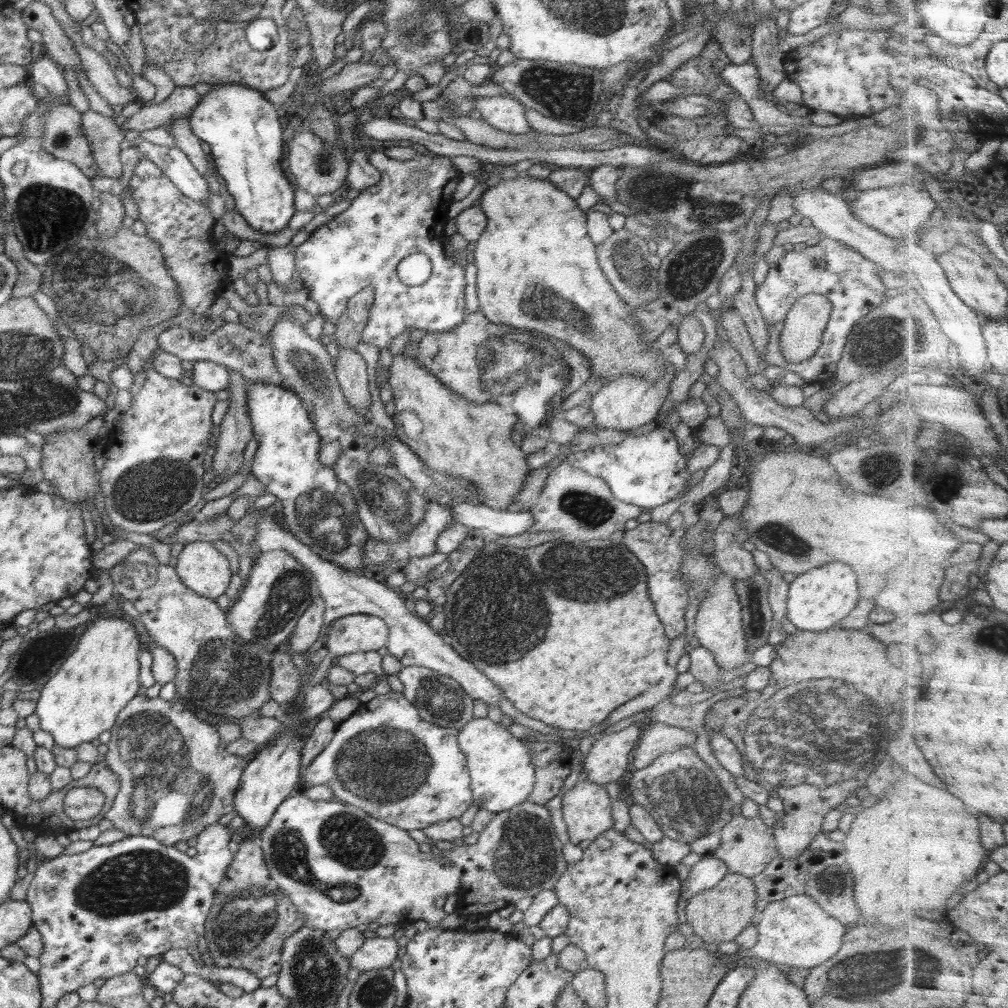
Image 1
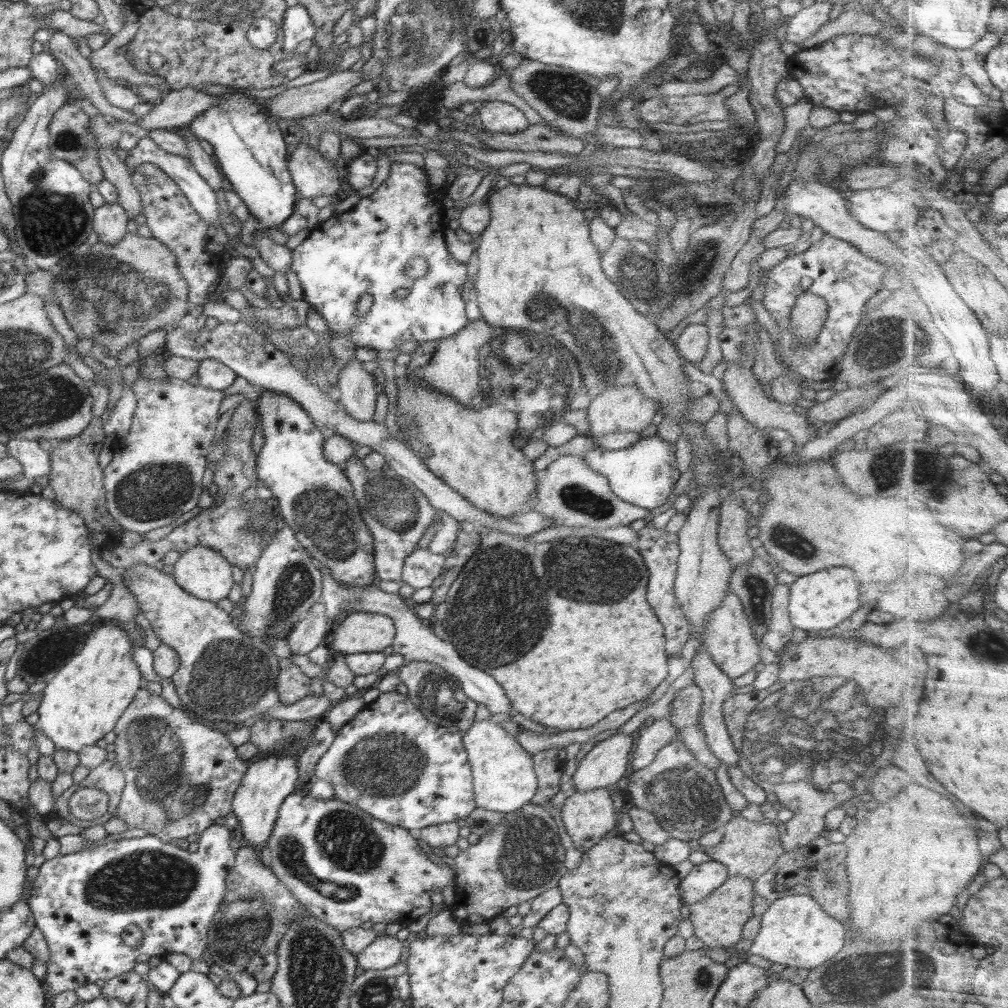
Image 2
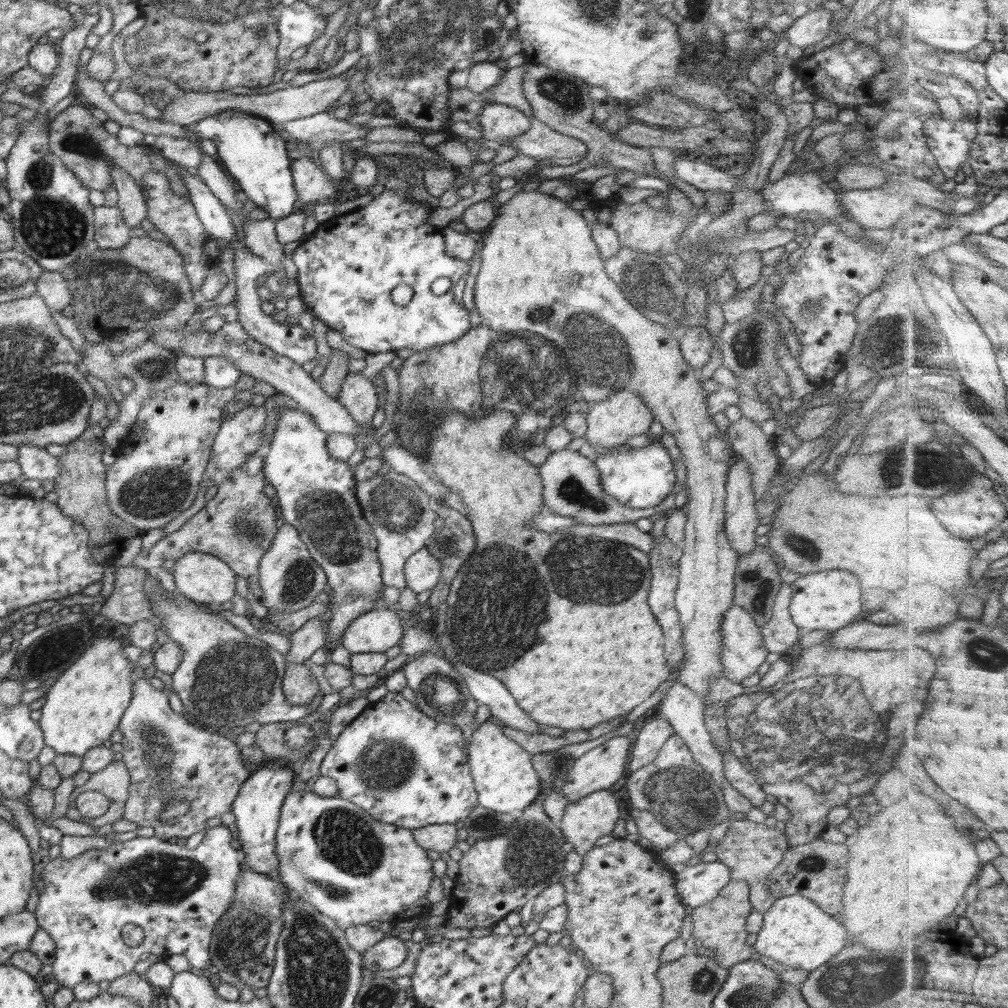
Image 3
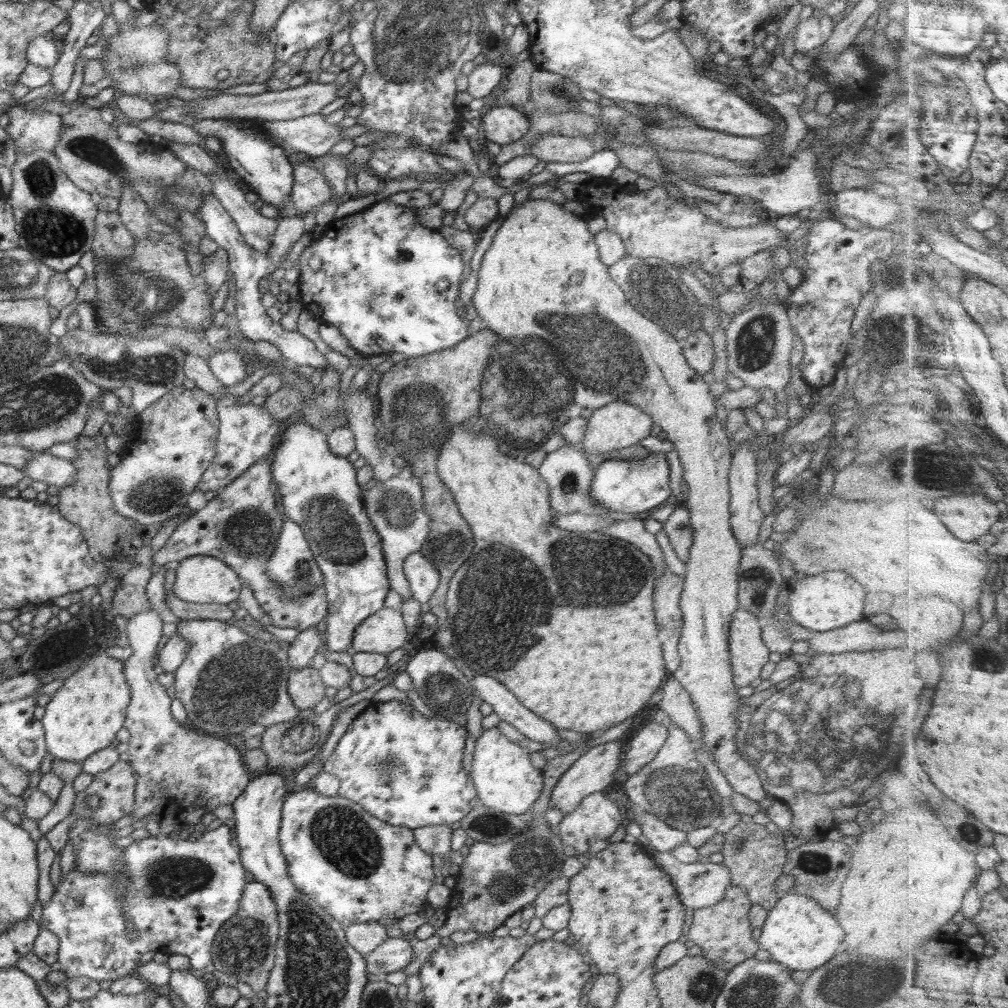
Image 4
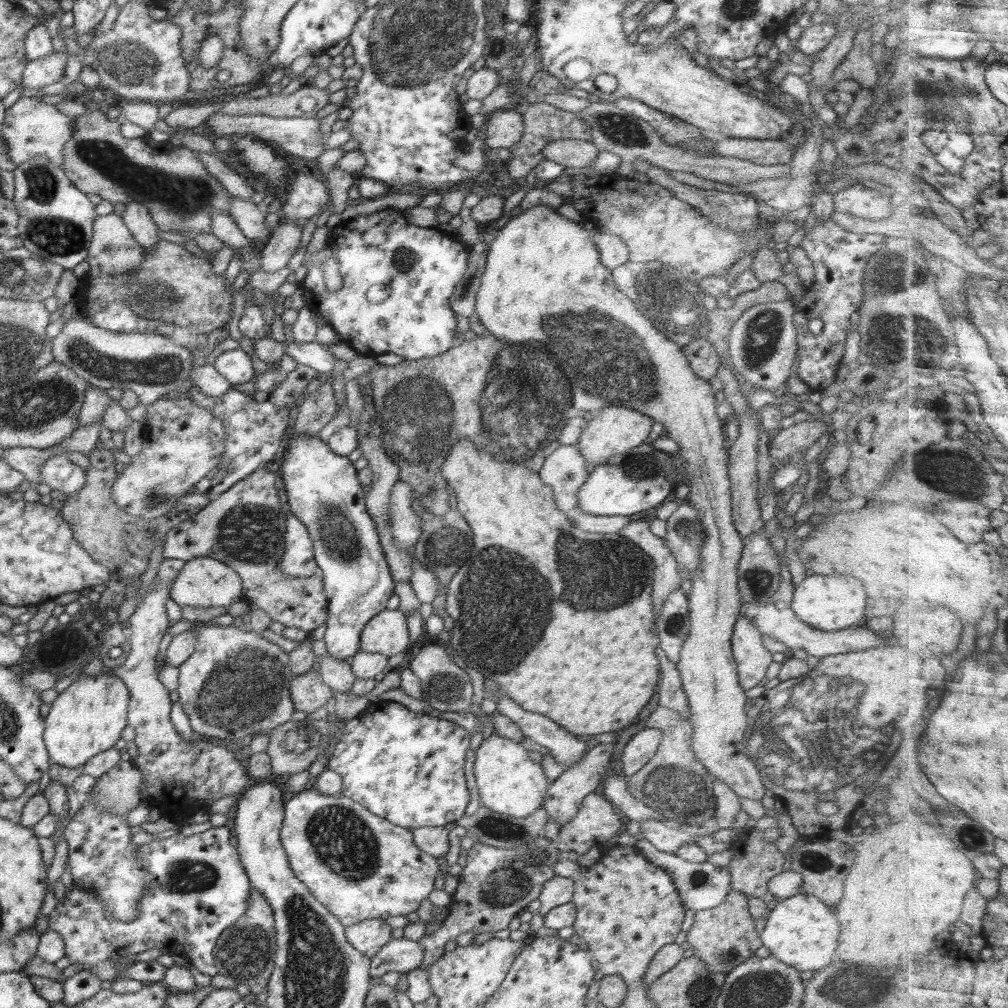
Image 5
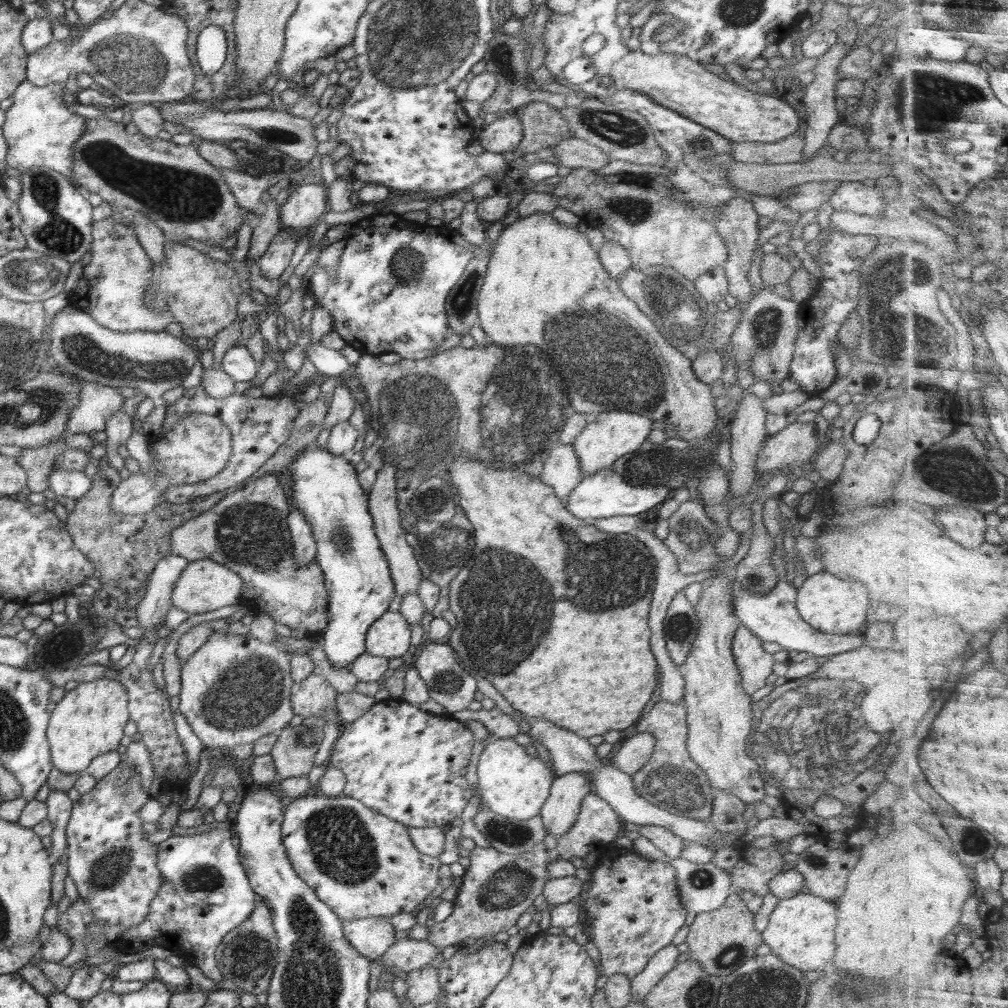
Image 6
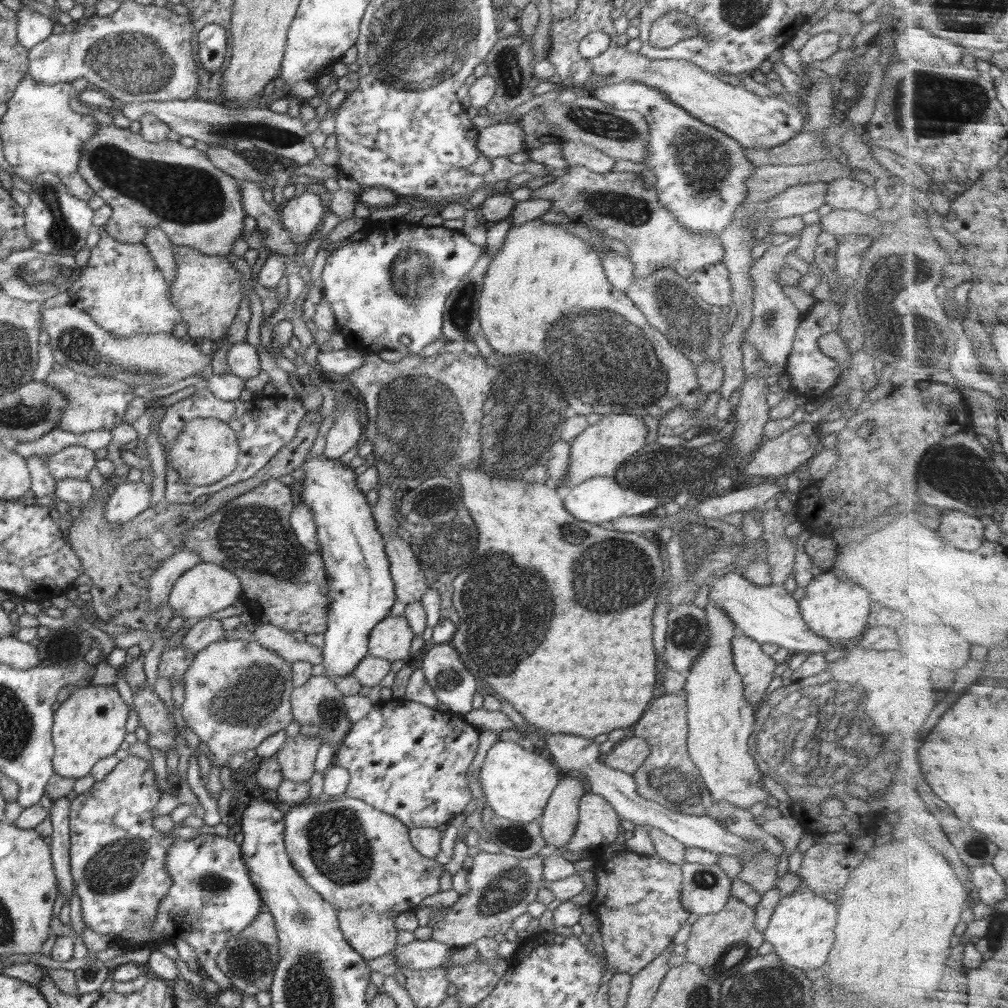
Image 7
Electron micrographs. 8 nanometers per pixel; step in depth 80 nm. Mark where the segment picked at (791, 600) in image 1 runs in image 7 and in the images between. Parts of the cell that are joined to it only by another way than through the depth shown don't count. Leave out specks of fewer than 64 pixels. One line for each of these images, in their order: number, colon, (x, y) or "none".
2: (820, 601)
3: (829, 600)
4: (822, 603)
5: (829, 603)
6: (834, 606)
7: (837, 610)

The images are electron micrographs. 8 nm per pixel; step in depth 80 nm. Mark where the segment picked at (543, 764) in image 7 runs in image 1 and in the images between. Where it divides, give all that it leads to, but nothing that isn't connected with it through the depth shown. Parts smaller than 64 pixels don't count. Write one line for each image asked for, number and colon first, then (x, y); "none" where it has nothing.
1: (502, 776)
2: (504, 780)
3: (503, 775)
4: (505, 780)
5: (509, 783)
6: (511, 783)

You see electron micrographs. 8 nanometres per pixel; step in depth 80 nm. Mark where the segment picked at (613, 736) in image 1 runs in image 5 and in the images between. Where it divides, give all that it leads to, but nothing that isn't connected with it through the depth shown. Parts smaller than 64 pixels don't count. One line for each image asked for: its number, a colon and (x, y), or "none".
2: (606, 763)
3: (599, 769)
4: (594, 770)
5: (564, 797)

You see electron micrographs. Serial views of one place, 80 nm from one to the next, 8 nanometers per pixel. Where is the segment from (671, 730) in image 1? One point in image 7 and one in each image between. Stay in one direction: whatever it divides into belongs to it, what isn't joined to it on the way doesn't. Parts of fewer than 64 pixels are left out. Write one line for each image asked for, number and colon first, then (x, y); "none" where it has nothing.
2: (659, 733)
3: (647, 742)
4: (644, 746)
5: (640, 749)
6: (636, 751)
7: (629, 754)

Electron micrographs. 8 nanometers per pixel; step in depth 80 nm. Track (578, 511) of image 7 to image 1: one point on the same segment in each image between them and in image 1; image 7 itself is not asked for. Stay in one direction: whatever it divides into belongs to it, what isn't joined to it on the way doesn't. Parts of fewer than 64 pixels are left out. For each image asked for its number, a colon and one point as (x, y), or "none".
1: (649, 470)
2: (644, 473)
3: (640, 478)
4: (630, 486)
5: (608, 491)
6: (604, 494)

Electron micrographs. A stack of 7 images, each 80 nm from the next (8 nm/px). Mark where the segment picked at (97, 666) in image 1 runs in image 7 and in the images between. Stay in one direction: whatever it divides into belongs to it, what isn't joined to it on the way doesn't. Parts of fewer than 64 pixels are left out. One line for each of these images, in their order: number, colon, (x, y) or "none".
2: (82, 703)
3: (82, 708)
4: (83, 715)
5: (85, 719)
6: (89, 720)
7: (89, 725)

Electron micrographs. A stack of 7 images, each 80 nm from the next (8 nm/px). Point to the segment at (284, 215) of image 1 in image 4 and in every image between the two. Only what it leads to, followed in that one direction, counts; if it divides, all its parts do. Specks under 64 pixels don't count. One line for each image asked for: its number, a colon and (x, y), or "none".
2: (248, 144)
3: (254, 154)
4: (259, 160)

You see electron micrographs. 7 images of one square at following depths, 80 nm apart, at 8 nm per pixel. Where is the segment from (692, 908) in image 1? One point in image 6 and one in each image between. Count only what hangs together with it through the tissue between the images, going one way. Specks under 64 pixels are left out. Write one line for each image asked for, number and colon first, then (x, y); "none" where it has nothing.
2: (718, 920)
3: (719, 925)
4: (723, 931)
5: (723, 937)
6: (720, 940)

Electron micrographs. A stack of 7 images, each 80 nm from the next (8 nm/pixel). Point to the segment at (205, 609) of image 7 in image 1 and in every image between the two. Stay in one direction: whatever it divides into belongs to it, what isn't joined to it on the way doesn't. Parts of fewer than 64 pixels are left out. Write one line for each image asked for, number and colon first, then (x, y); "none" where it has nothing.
1: (201, 567)
2: (201, 571)
3: (204, 578)
4: (202, 579)
5: (203, 582)
6: (204, 585)

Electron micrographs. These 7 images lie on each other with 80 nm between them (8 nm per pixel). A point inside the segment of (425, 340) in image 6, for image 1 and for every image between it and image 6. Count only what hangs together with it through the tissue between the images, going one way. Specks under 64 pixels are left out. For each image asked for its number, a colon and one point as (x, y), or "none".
1: (405, 213)
2: (364, 250)
3: (348, 266)
4: (373, 274)
5: (421, 267)

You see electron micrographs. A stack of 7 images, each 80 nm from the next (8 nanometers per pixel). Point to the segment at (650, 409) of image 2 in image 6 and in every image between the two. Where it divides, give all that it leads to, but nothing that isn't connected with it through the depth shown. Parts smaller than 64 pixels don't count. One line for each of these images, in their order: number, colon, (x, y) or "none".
3: (611, 422)
4: (619, 424)
5: (614, 431)
6: (611, 440)

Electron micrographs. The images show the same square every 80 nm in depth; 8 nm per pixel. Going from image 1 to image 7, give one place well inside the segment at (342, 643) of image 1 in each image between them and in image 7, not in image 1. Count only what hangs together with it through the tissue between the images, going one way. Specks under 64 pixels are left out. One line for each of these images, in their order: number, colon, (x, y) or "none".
2: (357, 632)
3: (377, 630)
4: (384, 631)
5: (386, 633)
6: (389, 637)
7: (390, 639)

